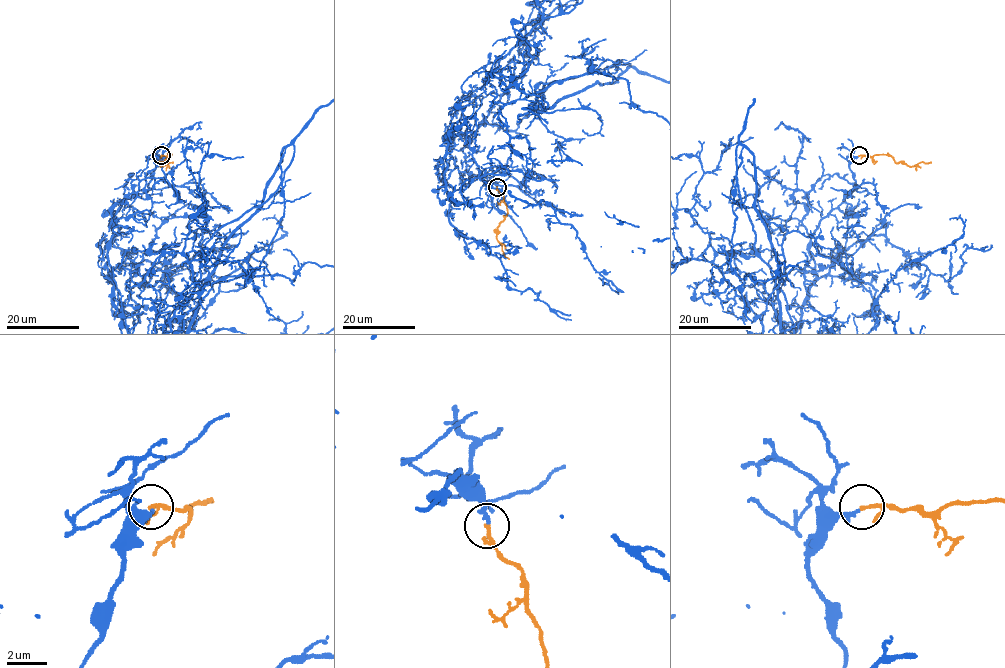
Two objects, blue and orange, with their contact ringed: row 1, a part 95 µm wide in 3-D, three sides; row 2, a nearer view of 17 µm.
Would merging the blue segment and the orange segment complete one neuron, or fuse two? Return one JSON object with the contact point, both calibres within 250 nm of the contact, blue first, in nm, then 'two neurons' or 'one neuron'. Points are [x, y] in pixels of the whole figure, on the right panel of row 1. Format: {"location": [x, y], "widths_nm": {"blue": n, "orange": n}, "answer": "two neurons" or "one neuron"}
{"location": [859, 155], "widths_nm": {"blue": 200, "orange": 140}, "answer": "one neuron"}

